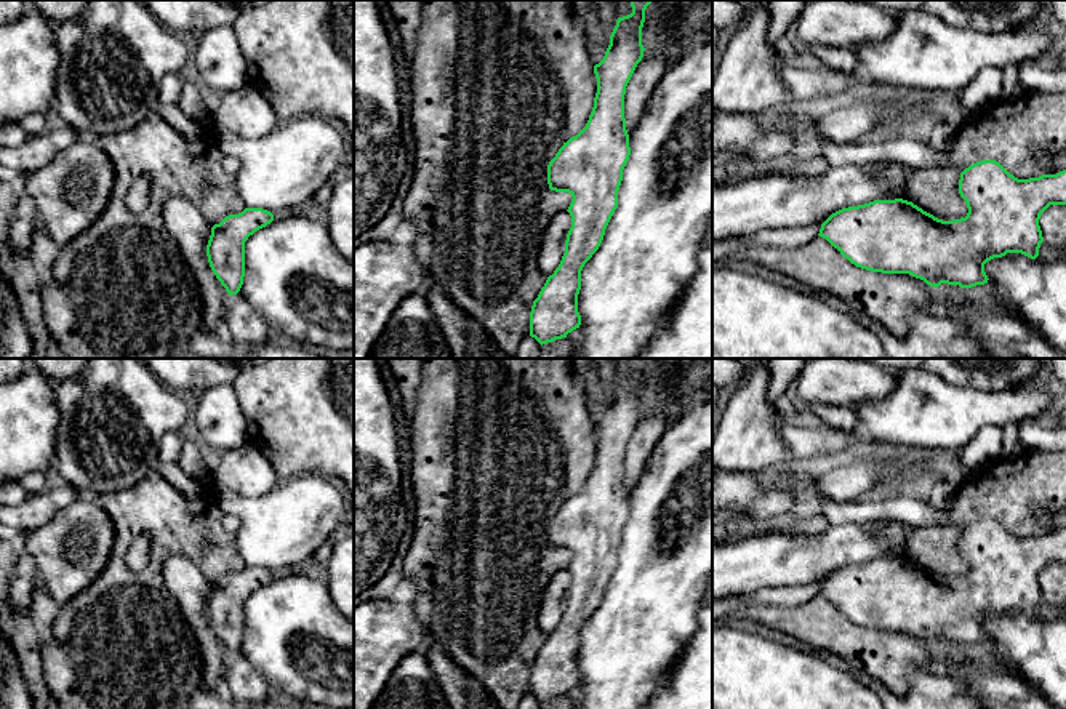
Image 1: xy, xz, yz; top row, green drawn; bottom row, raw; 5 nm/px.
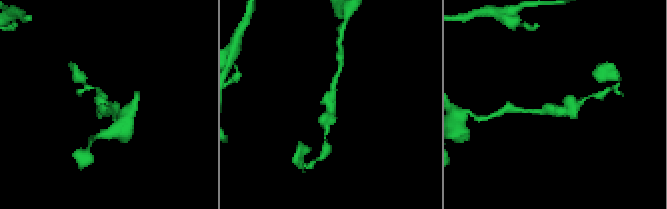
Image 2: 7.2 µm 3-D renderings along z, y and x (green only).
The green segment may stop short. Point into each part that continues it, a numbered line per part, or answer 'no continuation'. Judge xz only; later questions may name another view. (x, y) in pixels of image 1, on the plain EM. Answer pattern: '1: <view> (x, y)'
no continuation

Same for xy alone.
no continuation

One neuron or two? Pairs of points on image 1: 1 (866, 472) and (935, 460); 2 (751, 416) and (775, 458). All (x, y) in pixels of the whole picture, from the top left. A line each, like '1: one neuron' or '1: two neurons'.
1: one neuron
2: one neuron

